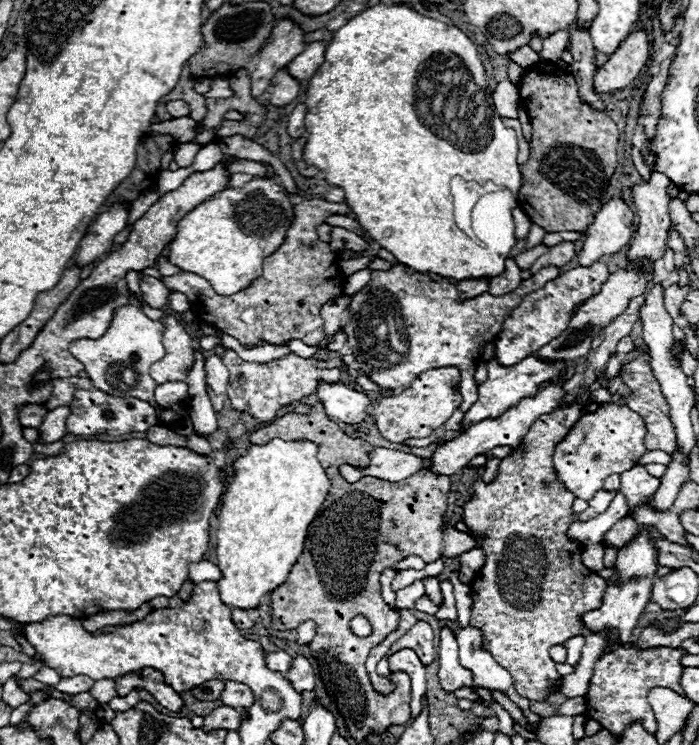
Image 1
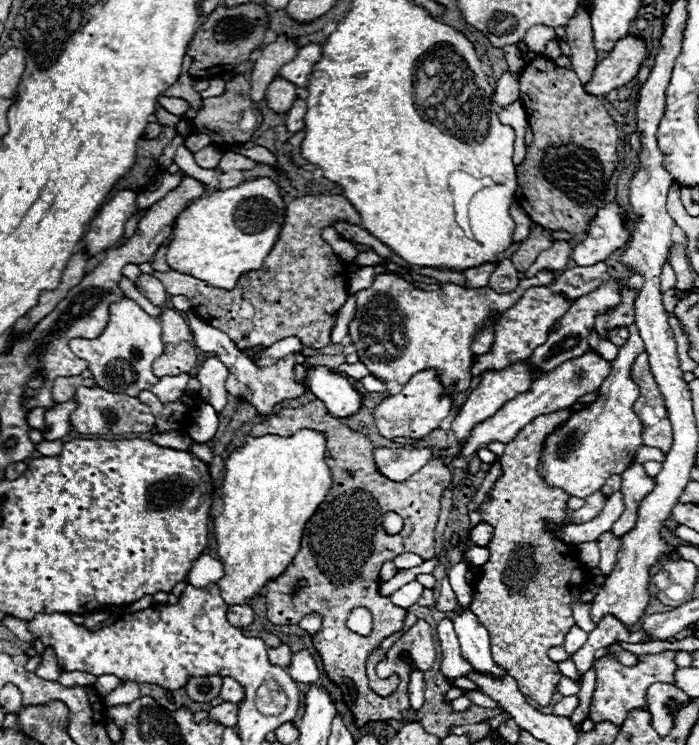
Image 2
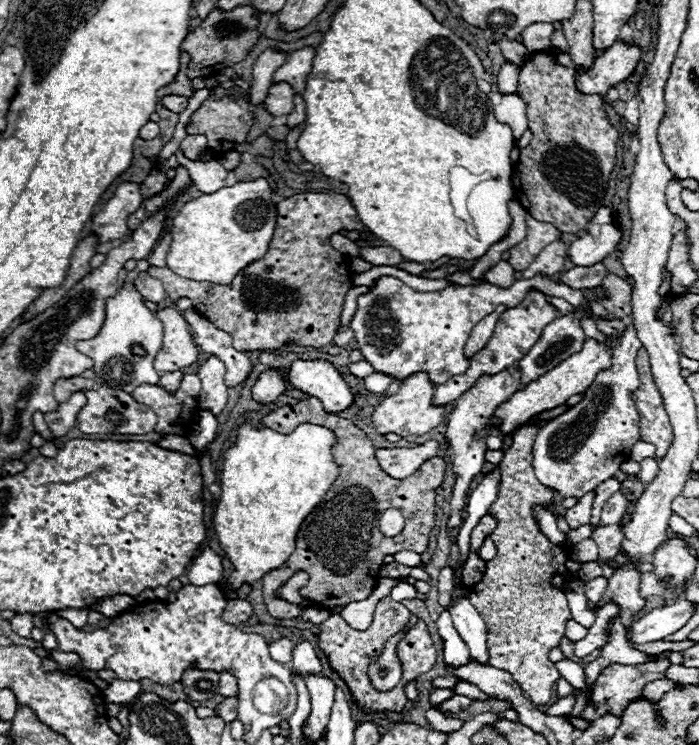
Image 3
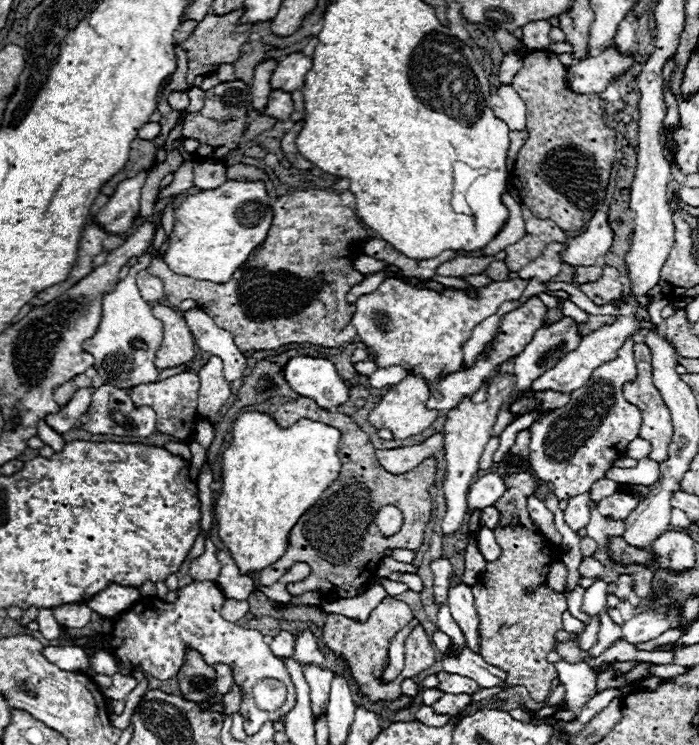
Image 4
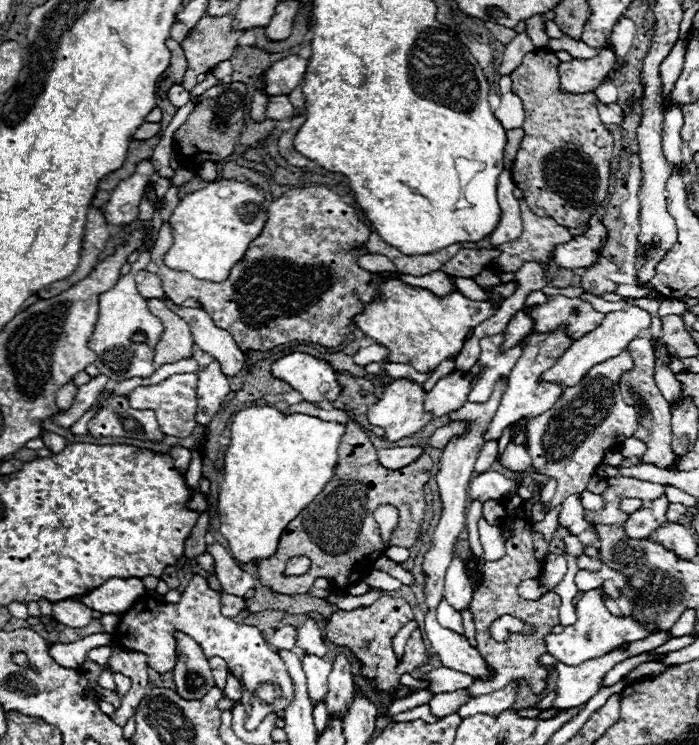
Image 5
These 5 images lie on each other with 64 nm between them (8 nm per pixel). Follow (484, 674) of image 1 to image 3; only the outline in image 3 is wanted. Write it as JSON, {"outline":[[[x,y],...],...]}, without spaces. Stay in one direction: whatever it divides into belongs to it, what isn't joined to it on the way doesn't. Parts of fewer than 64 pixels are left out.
{"outline":[[[468,596],[454,598],[448,606],[452,614],[452,622],[458,634],[464,638],[470,656],[482,664],[488,664],[488,650],[486,650],[486,624],[482,622],[476,608],[470,604]]]}

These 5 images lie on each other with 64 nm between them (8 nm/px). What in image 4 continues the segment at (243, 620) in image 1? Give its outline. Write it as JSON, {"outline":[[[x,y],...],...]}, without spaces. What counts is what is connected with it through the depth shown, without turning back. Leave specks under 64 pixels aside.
{"outline":[[[234,598],[224,600],[224,608],[222,608],[224,618],[228,618],[232,622],[238,622],[246,612],[248,612],[248,602],[236,602]]]}

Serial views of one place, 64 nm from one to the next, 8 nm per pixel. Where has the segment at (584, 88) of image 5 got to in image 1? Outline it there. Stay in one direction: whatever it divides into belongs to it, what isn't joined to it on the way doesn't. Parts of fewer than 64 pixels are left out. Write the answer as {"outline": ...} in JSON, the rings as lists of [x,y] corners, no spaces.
{"outline":[[[636,30],[628,34],[628,38],[620,44],[620,50],[616,50],[616,54],[612,54],[610,60],[596,70],[594,90],[602,94],[628,86],[644,68],[648,56],[650,46],[646,32]]]}

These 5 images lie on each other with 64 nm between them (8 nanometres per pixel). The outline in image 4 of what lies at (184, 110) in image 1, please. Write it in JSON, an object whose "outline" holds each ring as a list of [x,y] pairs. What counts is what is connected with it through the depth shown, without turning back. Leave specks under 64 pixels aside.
{"outline":[[[170,92],[170,96],[168,96],[168,104],[178,112],[186,110],[188,102],[190,102],[190,98],[188,98],[186,92]]]}

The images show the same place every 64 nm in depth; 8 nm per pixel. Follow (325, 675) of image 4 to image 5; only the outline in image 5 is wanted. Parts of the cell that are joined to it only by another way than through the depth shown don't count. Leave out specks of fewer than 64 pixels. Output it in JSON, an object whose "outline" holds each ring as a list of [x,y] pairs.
{"outline":[[[302,654],[300,656],[304,674],[308,680],[308,692],[312,694],[312,702],[324,700],[328,692],[328,672],[332,670],[332,664],[328,658],[312,656],[312,654]]]}

